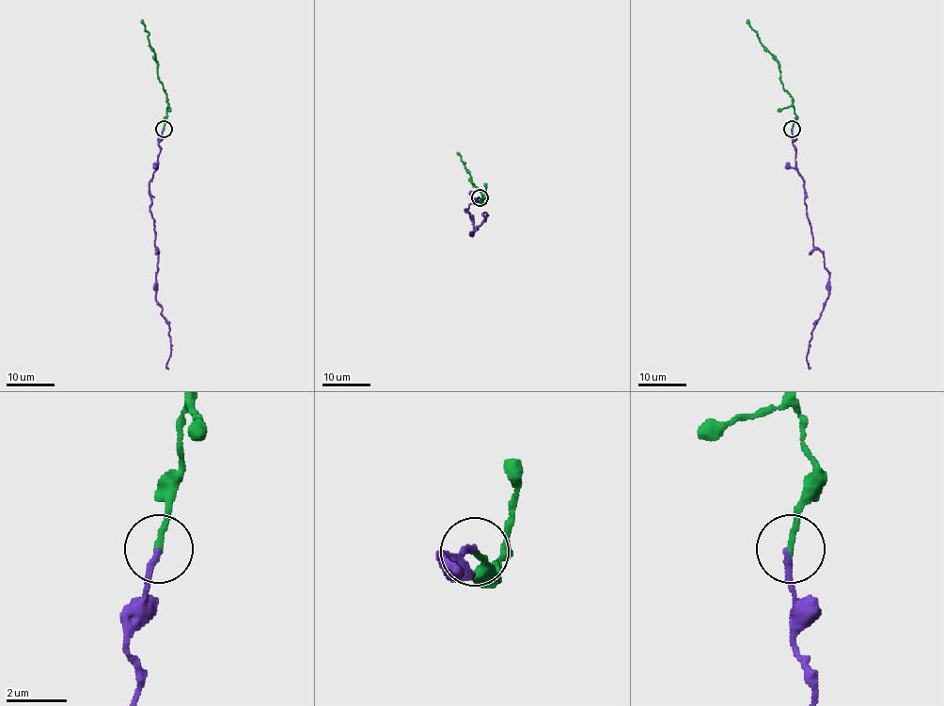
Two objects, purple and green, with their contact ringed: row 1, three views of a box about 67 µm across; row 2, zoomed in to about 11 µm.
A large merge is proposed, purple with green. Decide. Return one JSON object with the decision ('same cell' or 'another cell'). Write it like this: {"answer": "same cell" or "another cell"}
{"answer": "same cell"}

